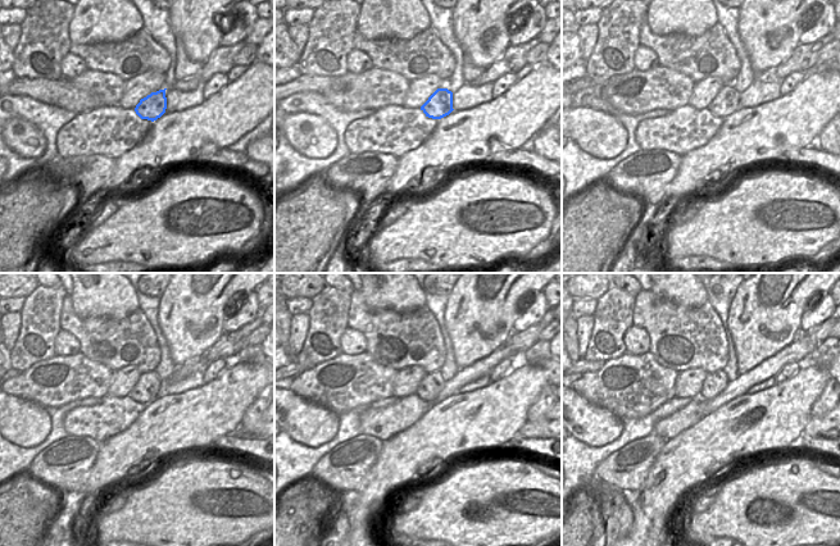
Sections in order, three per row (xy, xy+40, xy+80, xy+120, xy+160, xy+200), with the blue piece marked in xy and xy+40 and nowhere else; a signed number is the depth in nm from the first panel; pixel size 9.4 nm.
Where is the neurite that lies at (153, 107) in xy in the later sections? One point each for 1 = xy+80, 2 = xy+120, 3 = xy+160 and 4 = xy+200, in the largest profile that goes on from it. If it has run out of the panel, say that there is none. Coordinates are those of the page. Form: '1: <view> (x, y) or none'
1: xy+80 (726, 101)
2: xy+120 (146, 388)
3: xy+160 (428, 388)
4: xy+200 (714, 382)

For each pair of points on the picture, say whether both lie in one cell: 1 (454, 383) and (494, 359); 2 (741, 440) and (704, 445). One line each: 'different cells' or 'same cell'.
1: same cell
2: same cell

